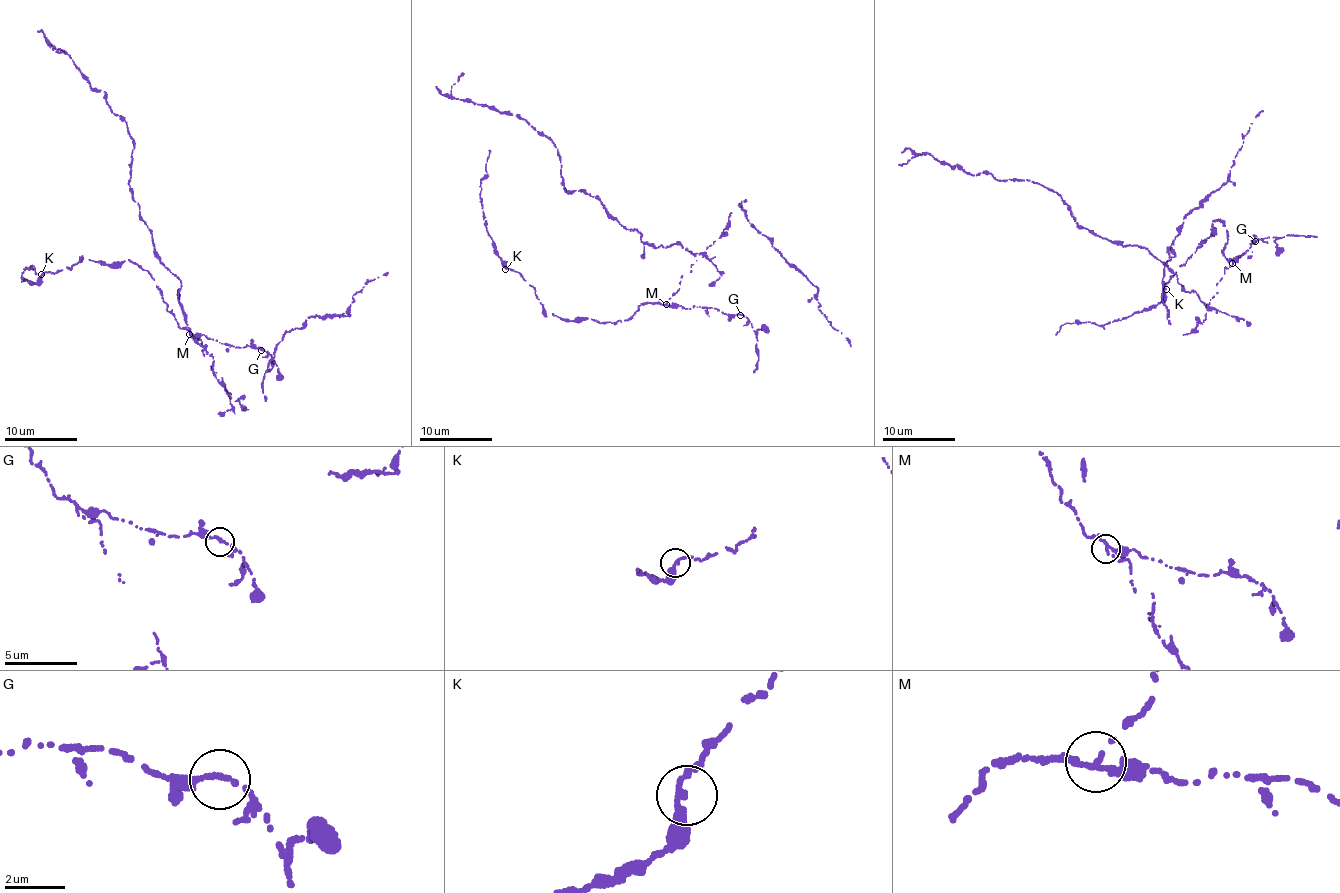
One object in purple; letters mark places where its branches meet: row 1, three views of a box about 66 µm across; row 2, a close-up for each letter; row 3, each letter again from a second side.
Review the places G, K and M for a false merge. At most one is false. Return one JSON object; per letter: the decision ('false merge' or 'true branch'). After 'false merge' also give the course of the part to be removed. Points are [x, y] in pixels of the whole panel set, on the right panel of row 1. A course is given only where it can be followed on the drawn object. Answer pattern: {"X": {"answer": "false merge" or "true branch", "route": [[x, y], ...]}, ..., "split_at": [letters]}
{"G": {"answer": "true branch"}, "K": {"answer": "true branch"}, "M": {"answer": "false merge", "route": [[1232, 263], [1207, 304], [1146, 248], [1078, 224], [1066, 202], [1037, 182], [973, 175], [927, 153], [898, 164]]}, "split_at": ["M"]}

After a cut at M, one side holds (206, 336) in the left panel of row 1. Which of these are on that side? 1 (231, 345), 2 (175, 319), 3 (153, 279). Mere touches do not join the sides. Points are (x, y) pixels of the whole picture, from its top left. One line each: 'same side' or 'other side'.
1: same side
2: same side
3: same side

